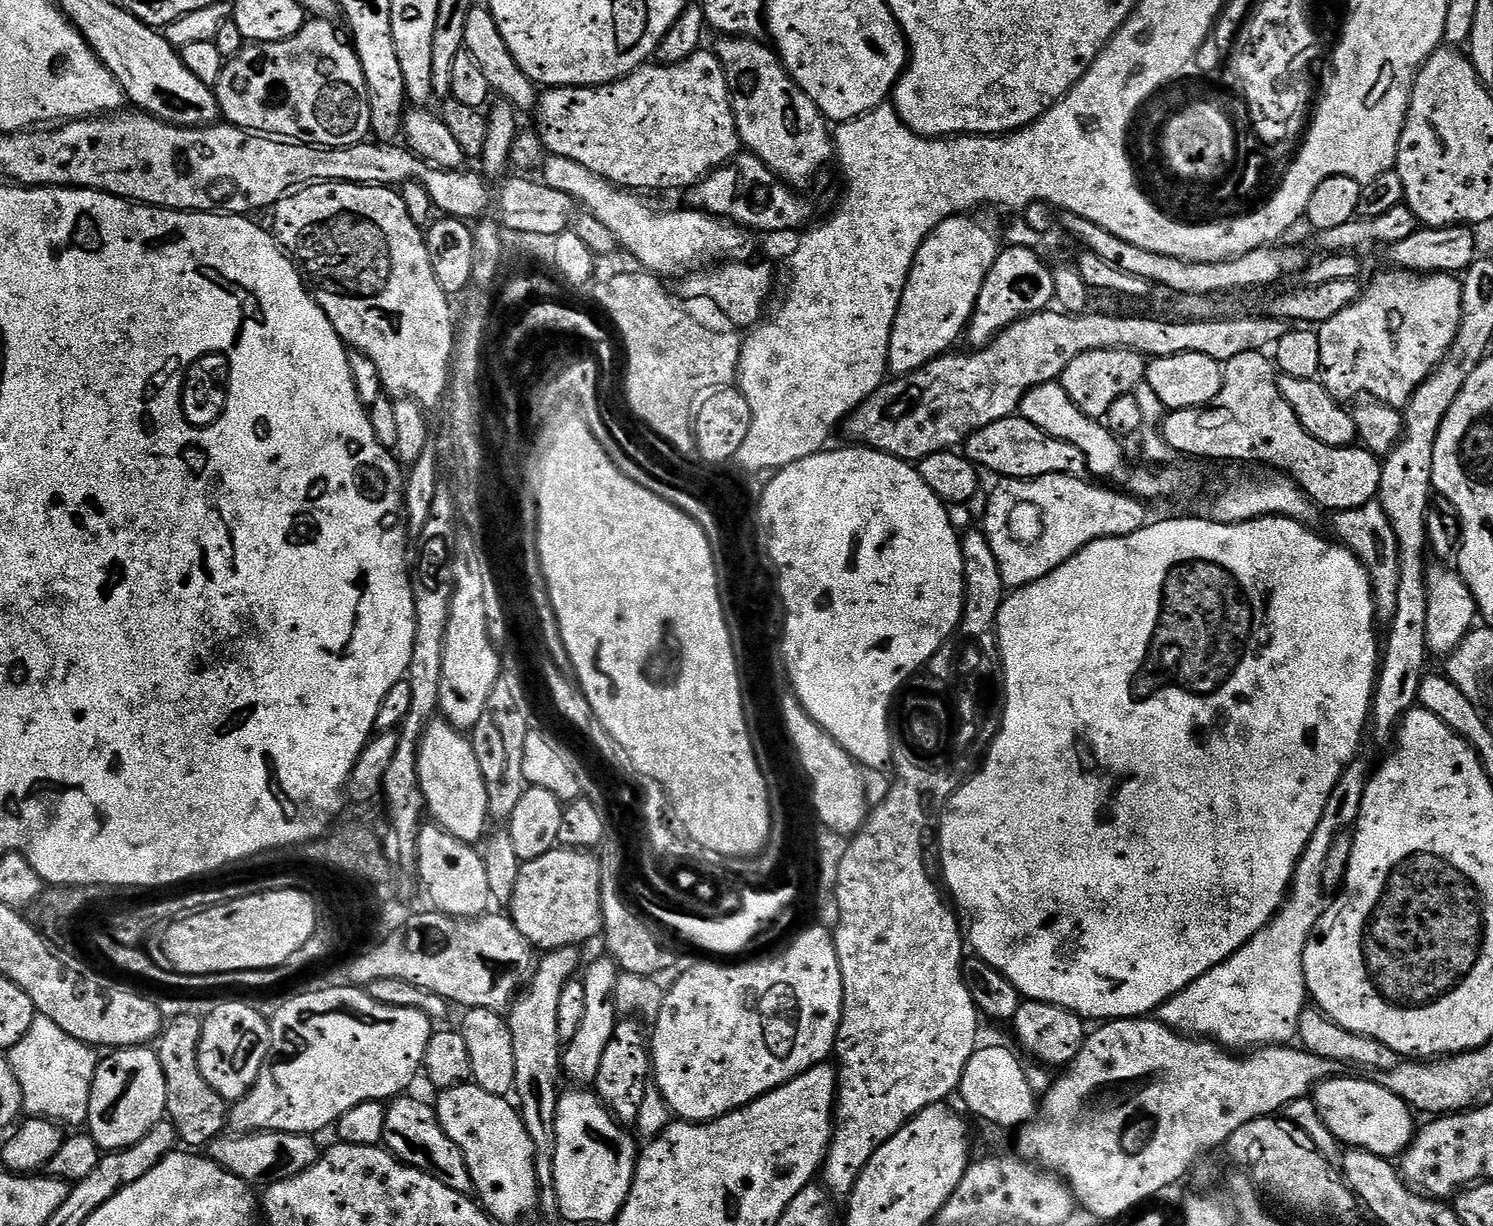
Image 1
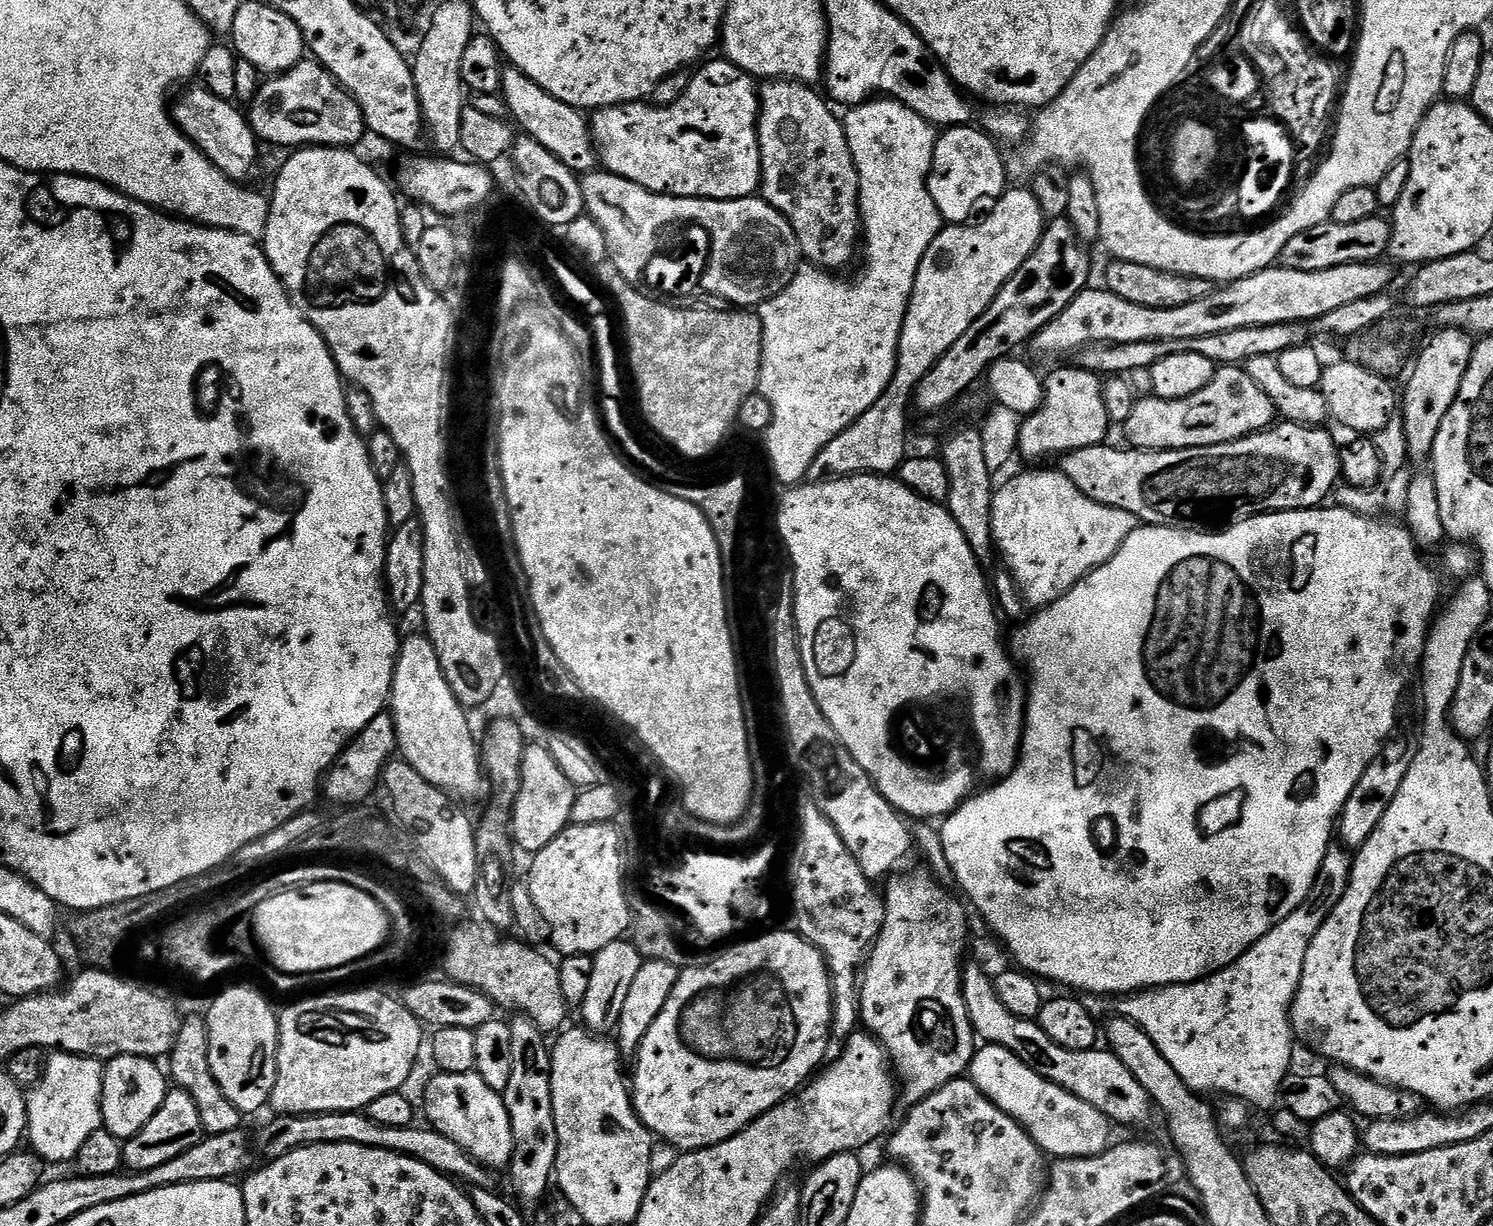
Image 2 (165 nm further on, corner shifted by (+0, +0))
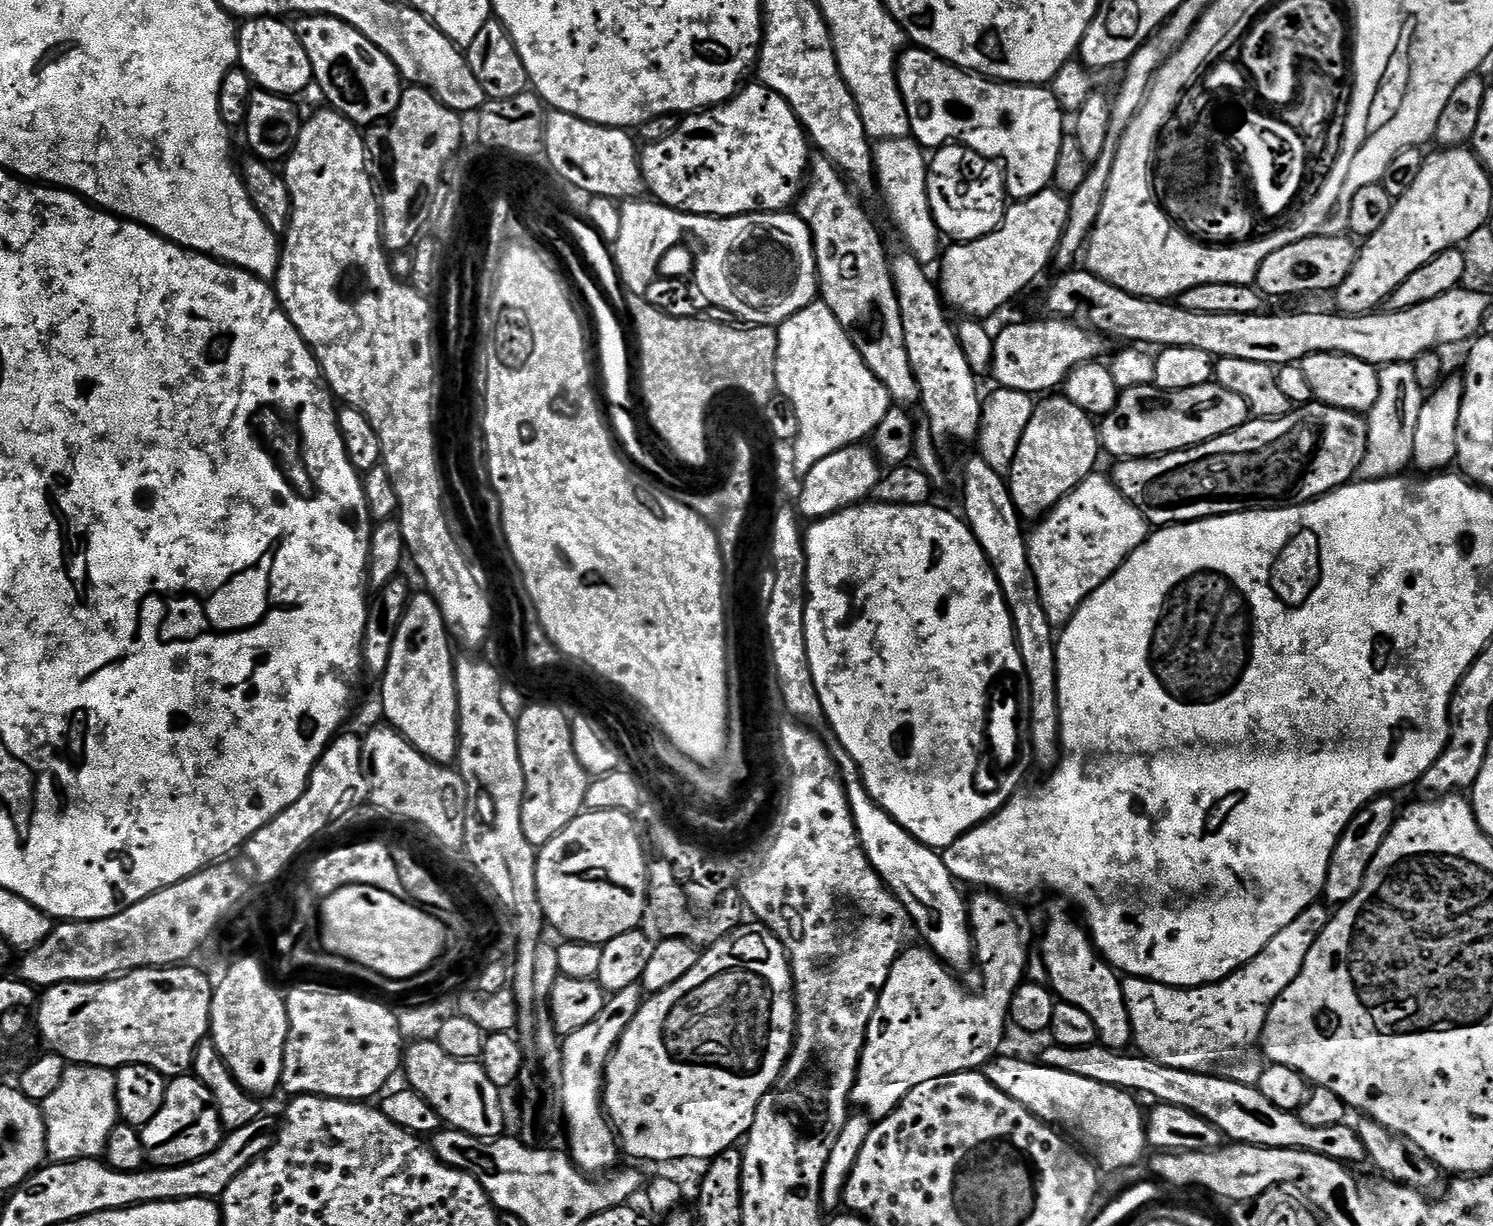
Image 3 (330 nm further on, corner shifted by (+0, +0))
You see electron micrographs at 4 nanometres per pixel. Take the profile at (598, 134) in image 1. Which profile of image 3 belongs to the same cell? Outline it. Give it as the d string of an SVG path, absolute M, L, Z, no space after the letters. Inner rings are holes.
M748 82L725 104L718 104L711 110L685 115L681 119L678 130L674 130L674 134L670 134L653 144L644 144L640 152L640 169L644 175L647 191L649 193L652 191L650 193L651 199L666 205L668 208L676 208L680 212L689 212L695 216L741 216L751 212L783 212L791 209L805 183L811 154L807 132L801 126L800 119L794 114L794 110L790 110L786 98L782 98L782 94L774 94L774 90L770 90L762 83Z

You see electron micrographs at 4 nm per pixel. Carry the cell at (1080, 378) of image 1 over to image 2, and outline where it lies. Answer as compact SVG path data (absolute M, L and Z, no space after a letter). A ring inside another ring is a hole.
M1056 368L1043 377L1044 404L1034 414L1023 417L1020 426L1019 455L1028 460L1059 458L1066 452L1082 450L1103 444L1109 438L1110 421L1102 398L1104 389L1101 377L1085 368Z

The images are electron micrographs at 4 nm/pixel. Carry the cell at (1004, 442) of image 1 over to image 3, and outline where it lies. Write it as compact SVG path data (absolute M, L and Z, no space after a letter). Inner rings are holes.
M1313 402L1303 406L1293 407L1291 412L1278 417L1277 420L1265 420L1263 418L1249 419L1248 423L1234 430L1230 434L1222 434L1205 444L1199 444L1193 448L1183 448L1177 452L1171 452L1165 456L1149 456L1147 460L1116 460L1110 471L1111 483L1118 486L1120 493L1134 506L1138 506L1140 513L1146 517L1149 525L1171 526L1173 524L1189 524L1195 520L1208 520L1211 516L1225 516L1235 512L1251 512L1258 508L1283 508L1290 504L1308 504L1311 500L1317 500L1319 496L1325 496L1327 492L1334 492L1343 488L1359 473L1360 464L1364 461L1366 446L1368 445L1368 421L1361 413L1350 410L1338 410L1334 406L1326 406L1319 402Z

